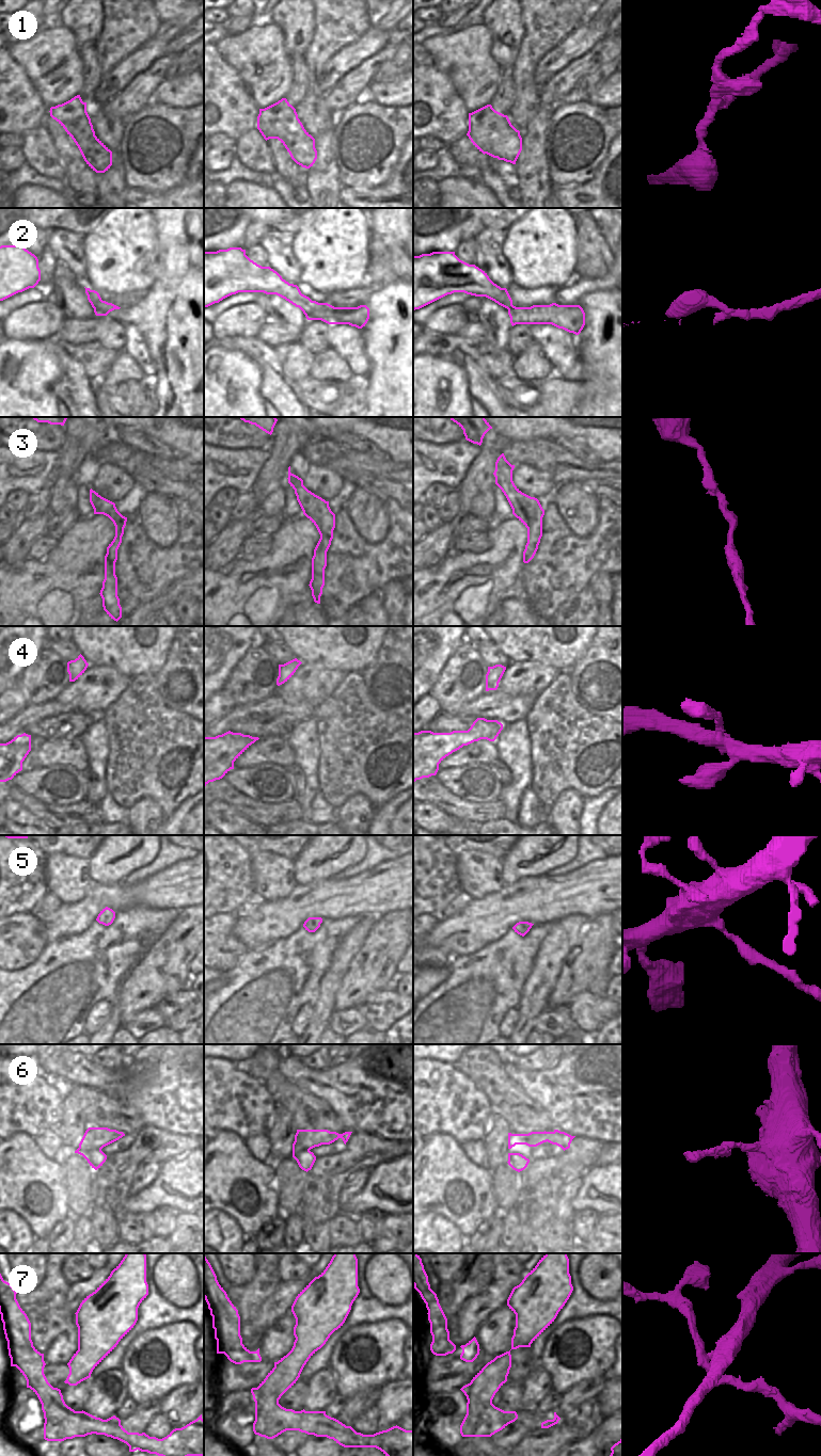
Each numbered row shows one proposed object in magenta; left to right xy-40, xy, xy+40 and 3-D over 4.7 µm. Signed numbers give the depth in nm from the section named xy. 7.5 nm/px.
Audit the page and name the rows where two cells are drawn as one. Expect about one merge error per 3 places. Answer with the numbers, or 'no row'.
2, 5, 6, 7

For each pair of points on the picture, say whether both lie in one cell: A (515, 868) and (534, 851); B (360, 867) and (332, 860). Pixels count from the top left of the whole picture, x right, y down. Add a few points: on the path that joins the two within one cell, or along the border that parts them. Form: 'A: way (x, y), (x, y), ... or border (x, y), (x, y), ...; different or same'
A: way (517, 863), (529, 857); same
B: border (367, 846), (366, 853), (357, 863), (333, 877); different

